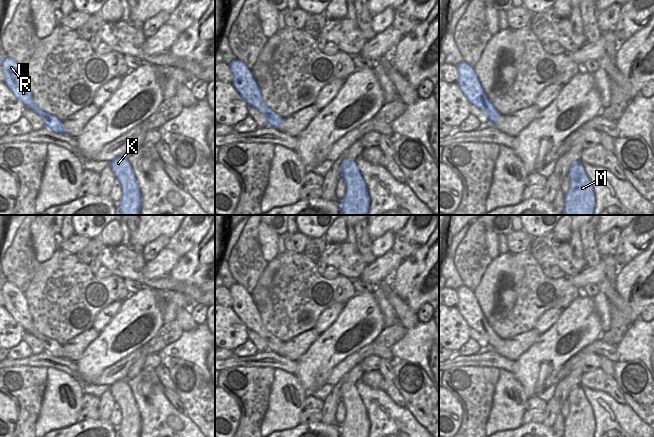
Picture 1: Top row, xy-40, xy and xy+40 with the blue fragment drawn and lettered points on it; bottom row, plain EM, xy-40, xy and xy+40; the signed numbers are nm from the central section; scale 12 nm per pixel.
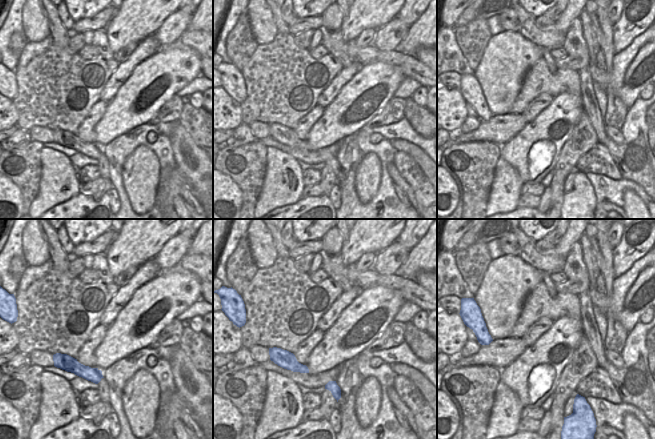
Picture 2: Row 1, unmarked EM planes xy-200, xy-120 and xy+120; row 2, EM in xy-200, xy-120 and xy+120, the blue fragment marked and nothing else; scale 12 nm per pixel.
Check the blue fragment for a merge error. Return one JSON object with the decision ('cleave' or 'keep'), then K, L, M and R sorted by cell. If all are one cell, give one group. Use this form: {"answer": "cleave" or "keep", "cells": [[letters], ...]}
{"answer": "keep", "cells": [["K", "L", "M", "R"]]}

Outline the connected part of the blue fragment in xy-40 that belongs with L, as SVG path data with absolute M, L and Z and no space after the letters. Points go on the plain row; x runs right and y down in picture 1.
M6 281L0 289L4 298L4 307L13 319L23 327L24 331L39 339L44 346L45 352L54 357L64 358L63 345L39 333L35 328L24 293L9 281Z

